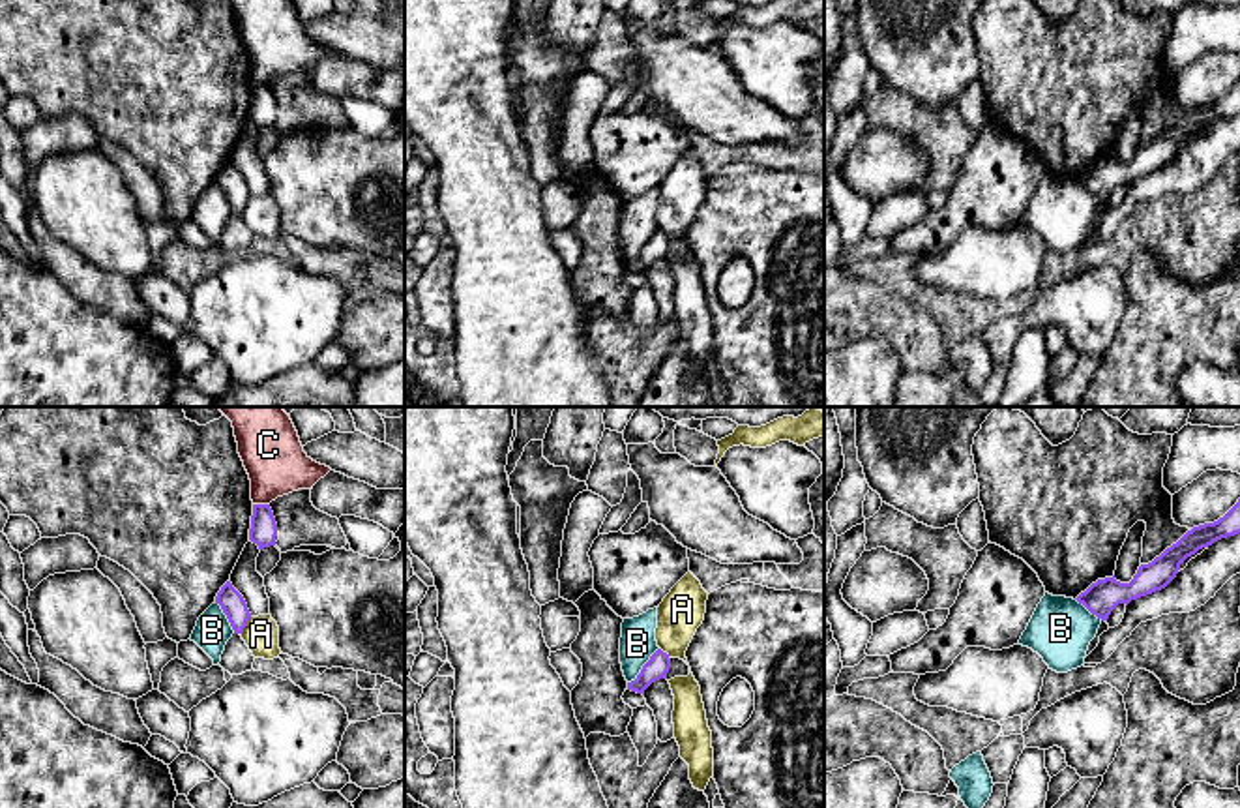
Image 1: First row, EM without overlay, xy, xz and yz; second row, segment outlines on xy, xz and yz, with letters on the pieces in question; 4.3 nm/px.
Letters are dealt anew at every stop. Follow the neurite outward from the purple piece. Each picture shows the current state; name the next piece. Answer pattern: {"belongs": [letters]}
{"belongs": []}

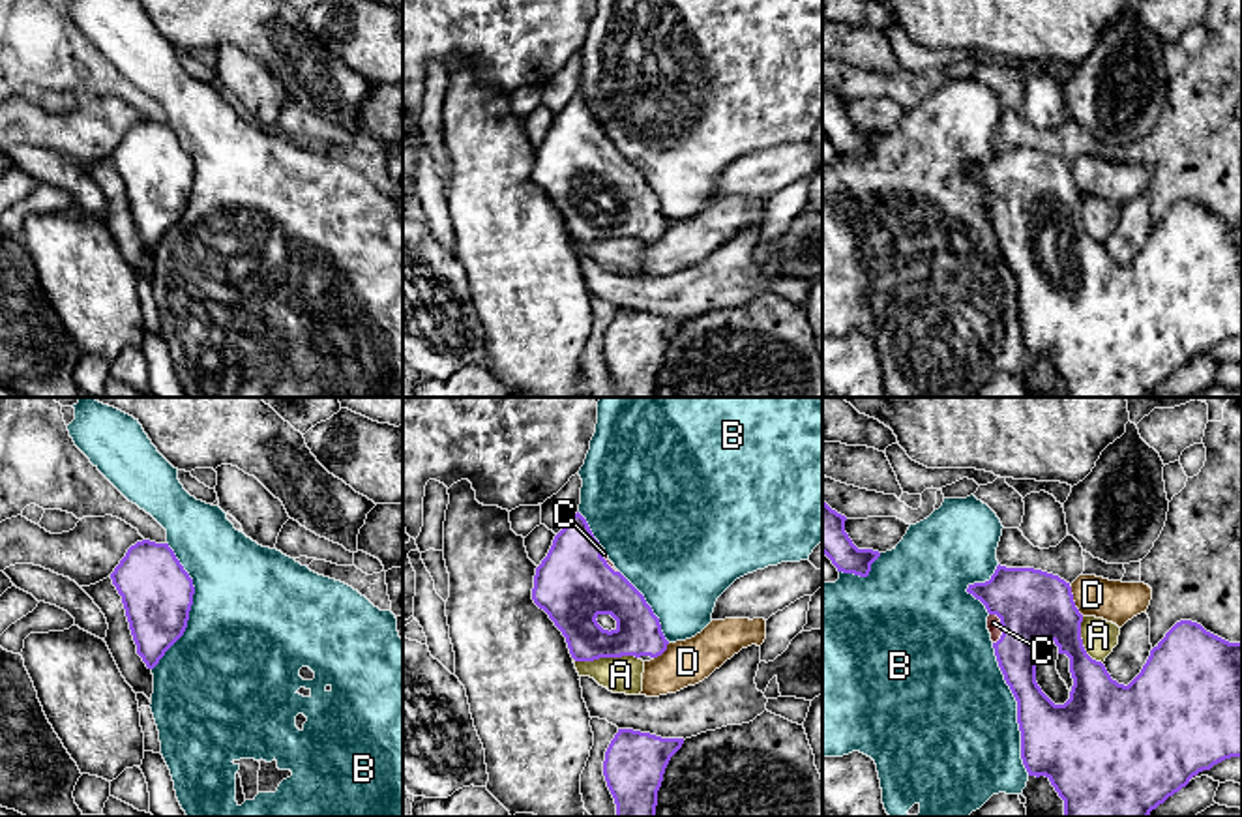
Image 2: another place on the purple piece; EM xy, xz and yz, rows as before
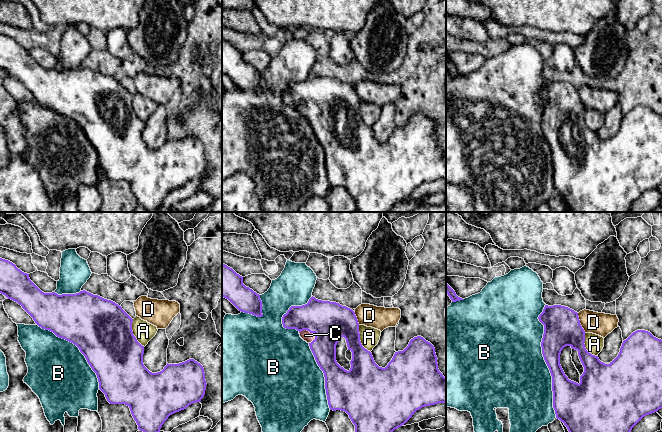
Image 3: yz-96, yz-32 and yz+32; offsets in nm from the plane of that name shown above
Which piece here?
{"belongs": ["C"]}

